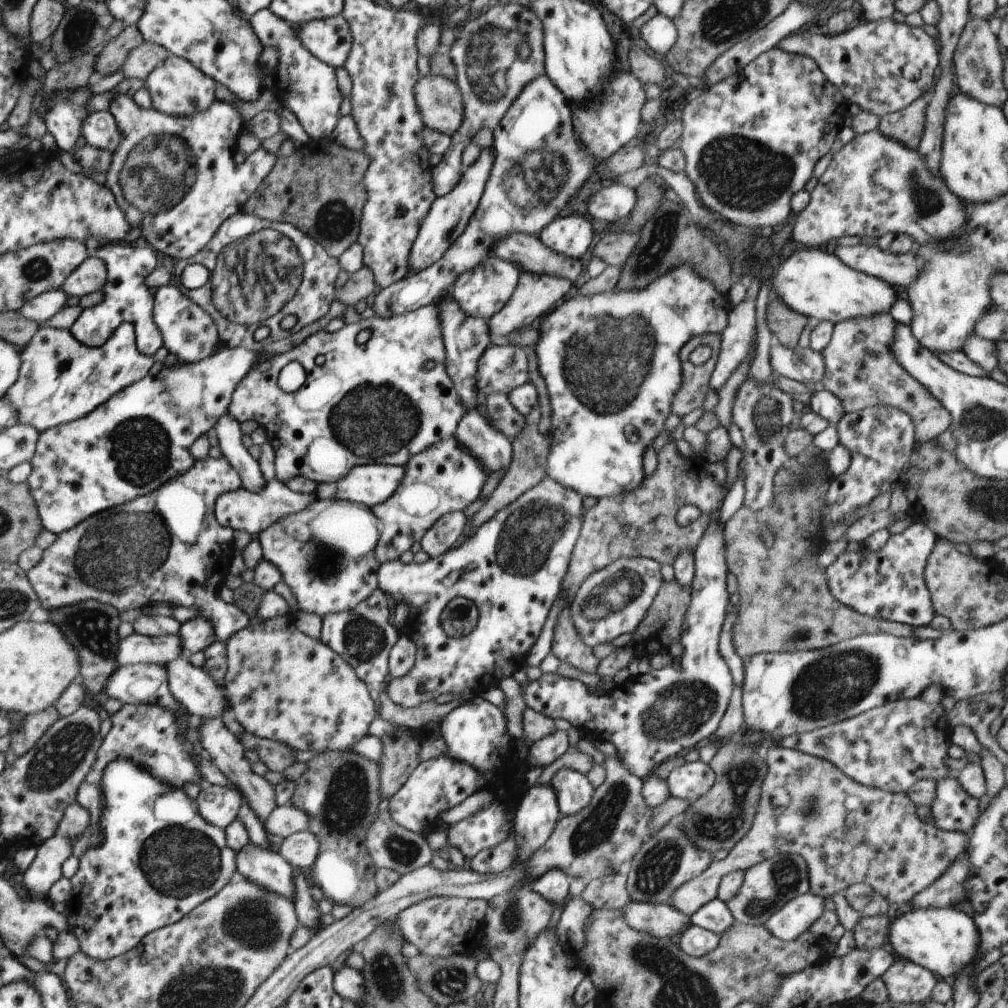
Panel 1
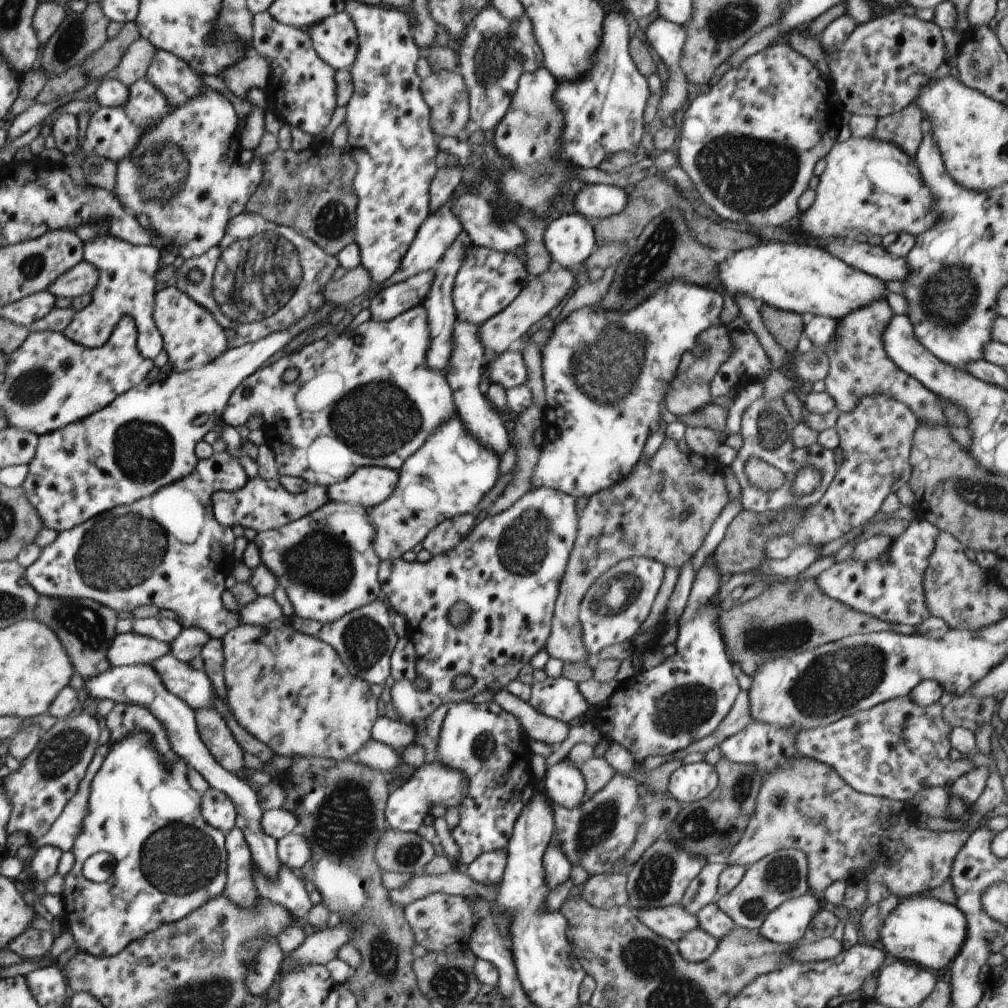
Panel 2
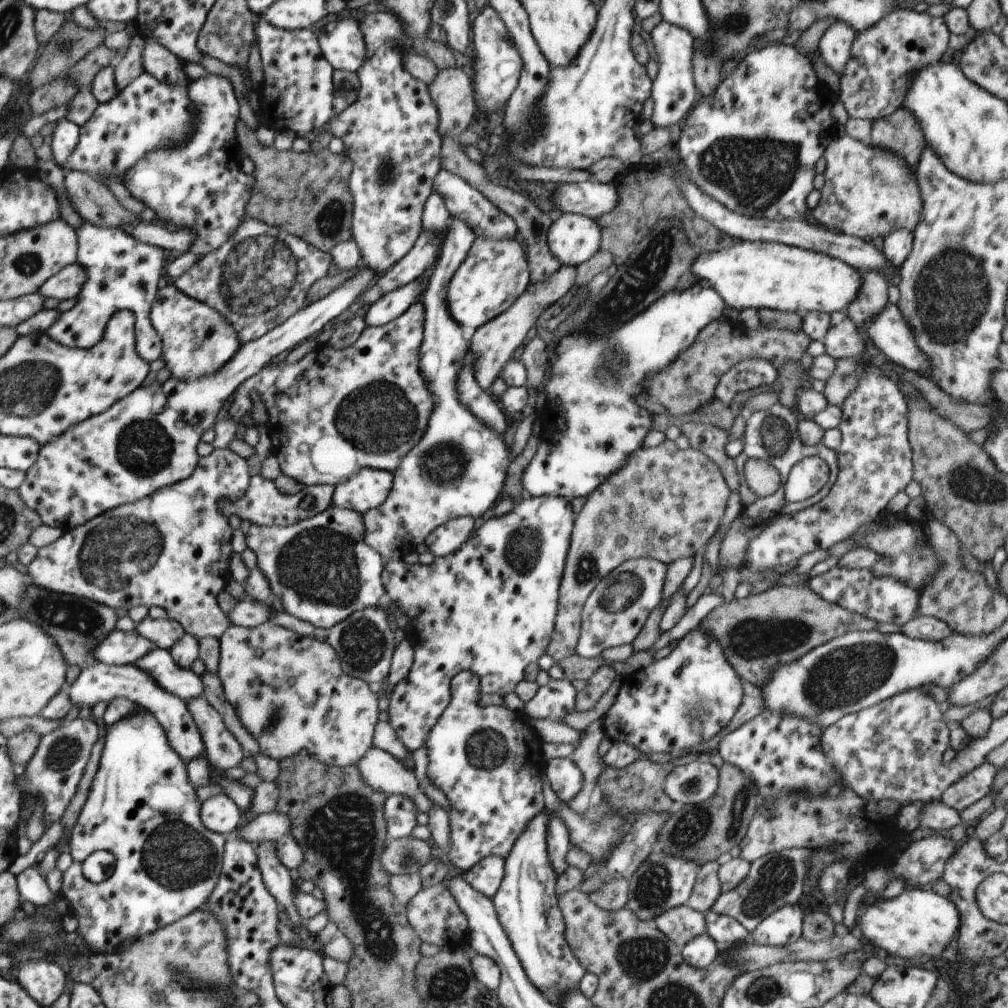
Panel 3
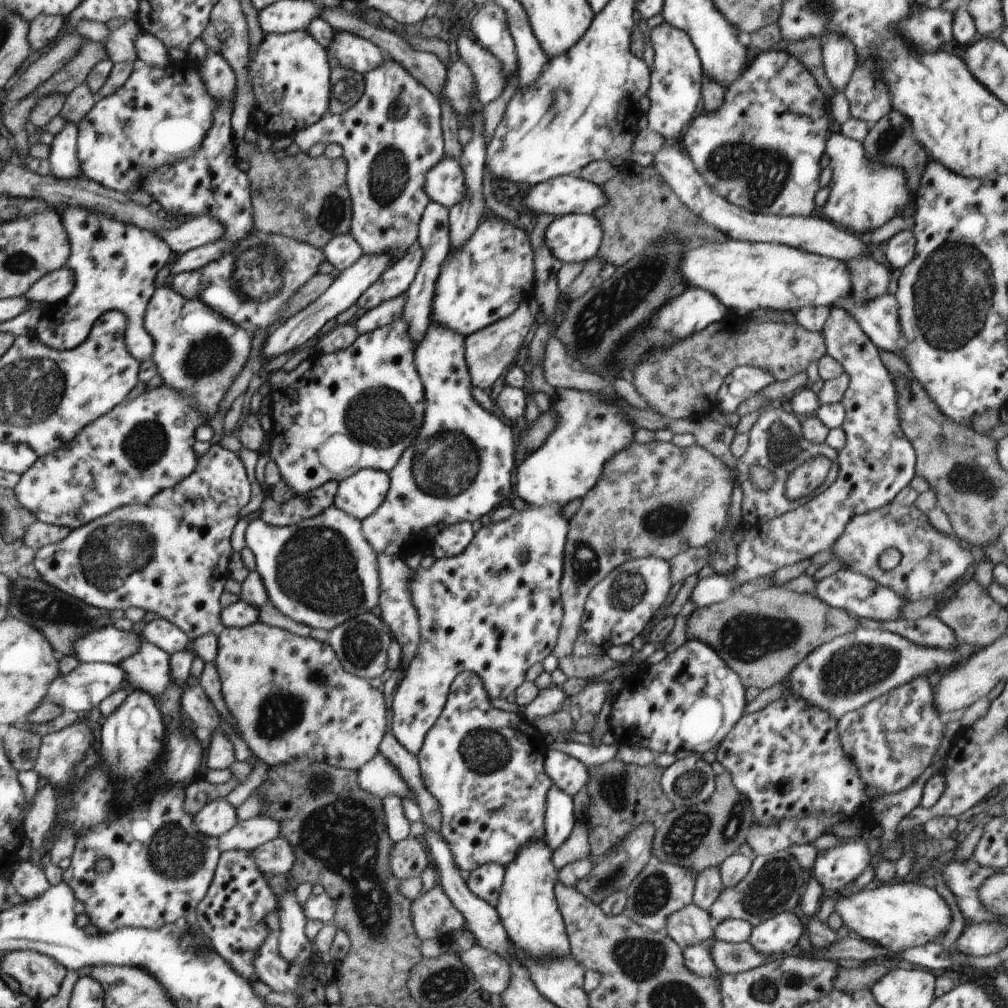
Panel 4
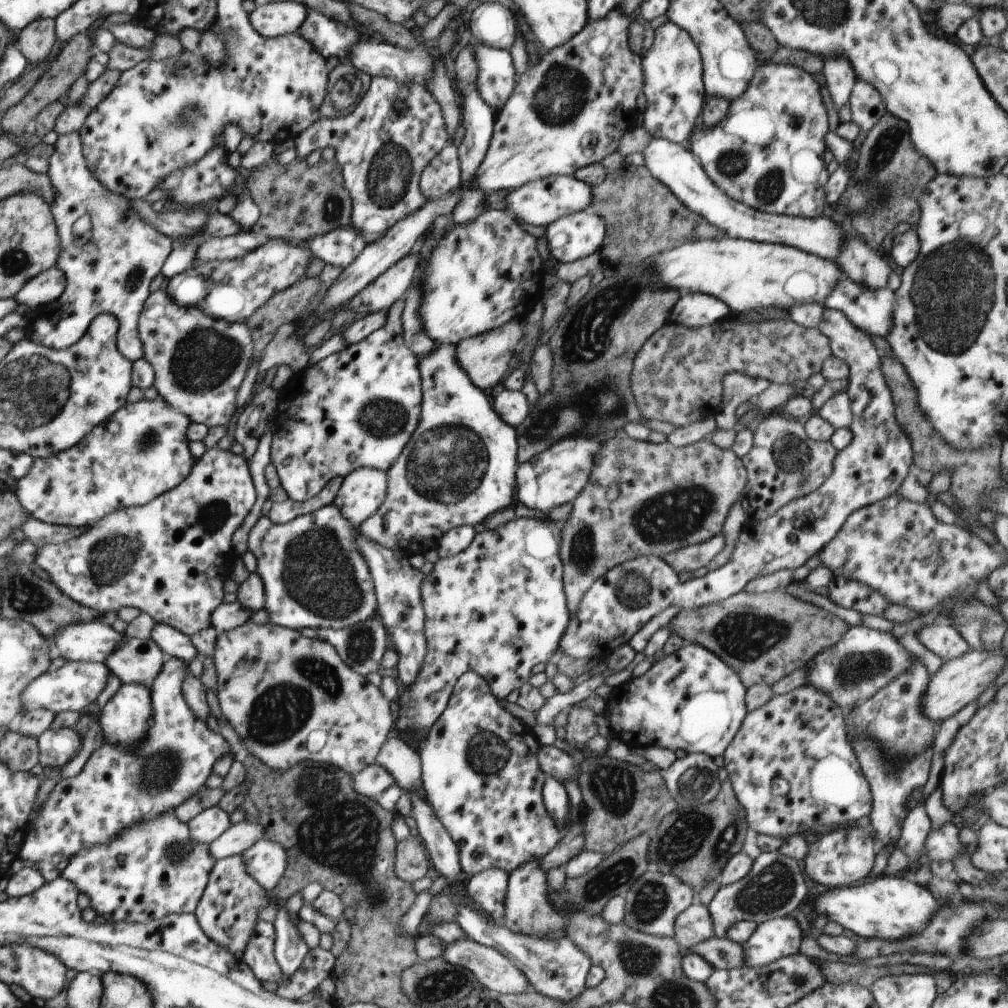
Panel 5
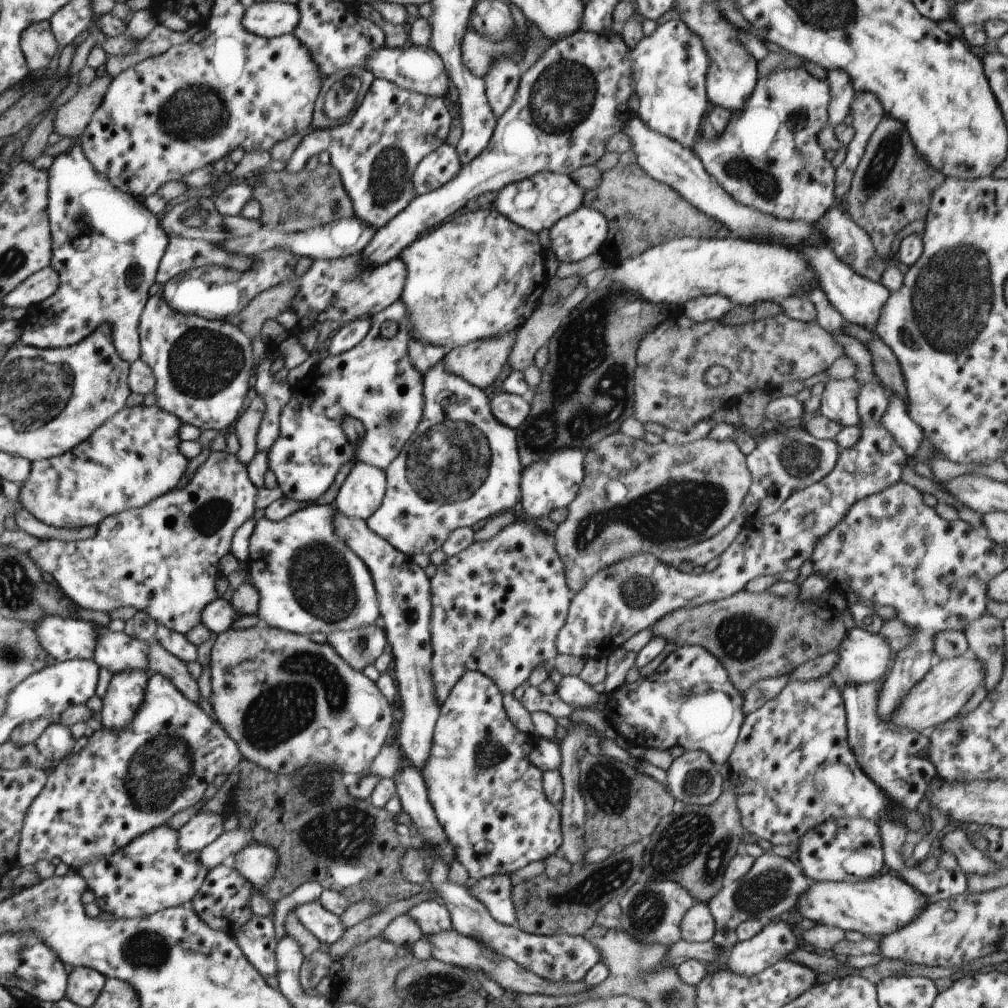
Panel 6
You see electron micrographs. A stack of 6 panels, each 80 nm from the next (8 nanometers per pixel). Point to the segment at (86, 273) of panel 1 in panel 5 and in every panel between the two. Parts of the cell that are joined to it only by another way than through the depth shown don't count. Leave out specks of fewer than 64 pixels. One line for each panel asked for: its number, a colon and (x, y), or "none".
2: (82, 279)
3: (67, 284)
4: (52, 288)
5: (42, 290)

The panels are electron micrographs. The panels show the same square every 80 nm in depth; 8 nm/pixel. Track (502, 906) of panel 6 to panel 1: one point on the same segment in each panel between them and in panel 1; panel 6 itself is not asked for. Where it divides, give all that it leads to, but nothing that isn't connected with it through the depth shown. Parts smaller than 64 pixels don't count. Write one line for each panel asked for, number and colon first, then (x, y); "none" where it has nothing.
1: (493, 860)
2: (488, 869)
3: (486, 877)
4: (486, 882)
5: (488, 889)

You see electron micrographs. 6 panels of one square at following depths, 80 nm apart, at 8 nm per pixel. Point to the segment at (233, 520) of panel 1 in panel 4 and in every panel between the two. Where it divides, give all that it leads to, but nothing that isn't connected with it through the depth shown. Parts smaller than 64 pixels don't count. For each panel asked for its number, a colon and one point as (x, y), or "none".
2: (261, 505)
3: (263, 504)
4: (287, 513)

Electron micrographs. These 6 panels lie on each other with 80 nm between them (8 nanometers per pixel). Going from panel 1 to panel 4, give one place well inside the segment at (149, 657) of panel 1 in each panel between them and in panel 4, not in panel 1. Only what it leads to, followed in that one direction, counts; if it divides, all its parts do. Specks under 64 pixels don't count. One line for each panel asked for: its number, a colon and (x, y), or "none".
2: (127, 649)
3: (118, 648)
4: (107, 644)

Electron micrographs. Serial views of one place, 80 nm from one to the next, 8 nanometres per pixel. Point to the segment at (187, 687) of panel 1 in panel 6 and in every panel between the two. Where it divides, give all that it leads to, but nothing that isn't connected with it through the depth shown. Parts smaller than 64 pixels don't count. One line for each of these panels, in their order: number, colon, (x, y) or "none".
2: (194, 687)
3: (158, 663)
4: (148, 670)
5: (135, 660)
6: (116, 651)

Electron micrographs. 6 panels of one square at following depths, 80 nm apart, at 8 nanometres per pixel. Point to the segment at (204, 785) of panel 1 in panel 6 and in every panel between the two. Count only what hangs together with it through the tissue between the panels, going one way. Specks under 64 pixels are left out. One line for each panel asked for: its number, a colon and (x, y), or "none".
2: (218, 811)
3: (219, 814)
4: (217, 817)
5: (209, 825)
6: (204, 828)

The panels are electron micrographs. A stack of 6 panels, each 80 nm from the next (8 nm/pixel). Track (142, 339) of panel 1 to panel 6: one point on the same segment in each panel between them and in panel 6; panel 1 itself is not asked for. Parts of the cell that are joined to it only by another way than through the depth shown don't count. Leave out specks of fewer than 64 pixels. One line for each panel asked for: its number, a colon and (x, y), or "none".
2: (126, 283)
3: (122, 273)
4: (115, 264)
5: (109, 255)
6: (106, 245)

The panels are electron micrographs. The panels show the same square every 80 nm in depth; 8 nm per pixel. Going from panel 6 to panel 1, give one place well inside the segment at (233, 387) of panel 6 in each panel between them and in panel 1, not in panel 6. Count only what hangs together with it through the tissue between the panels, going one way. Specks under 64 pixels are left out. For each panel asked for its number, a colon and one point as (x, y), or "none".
1: (188, 331)
2: (192, 337)
3: (197, 341)
4: (196, 351)
5: (199, 363)

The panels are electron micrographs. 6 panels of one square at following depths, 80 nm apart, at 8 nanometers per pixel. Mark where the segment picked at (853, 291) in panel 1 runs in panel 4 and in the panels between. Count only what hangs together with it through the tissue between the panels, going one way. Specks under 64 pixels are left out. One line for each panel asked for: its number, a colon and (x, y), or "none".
2: (803, 278)
3: (753, 275)
4: (744, 275)

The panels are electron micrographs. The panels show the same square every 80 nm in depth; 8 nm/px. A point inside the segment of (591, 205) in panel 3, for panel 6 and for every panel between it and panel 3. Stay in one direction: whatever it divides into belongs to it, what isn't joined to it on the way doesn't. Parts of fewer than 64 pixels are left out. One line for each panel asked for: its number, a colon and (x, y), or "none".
4: (567, 194)
5: (540, 202)
6: (536, 203)

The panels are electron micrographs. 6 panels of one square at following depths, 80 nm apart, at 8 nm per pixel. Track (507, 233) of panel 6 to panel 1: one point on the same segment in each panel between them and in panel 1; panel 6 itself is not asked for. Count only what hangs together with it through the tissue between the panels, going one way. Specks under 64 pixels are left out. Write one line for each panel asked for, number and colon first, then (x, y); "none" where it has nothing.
1: (482, 292)
2: (489, 281)
3: (495, 273)
4: (484, 281)
5: (480, 276)

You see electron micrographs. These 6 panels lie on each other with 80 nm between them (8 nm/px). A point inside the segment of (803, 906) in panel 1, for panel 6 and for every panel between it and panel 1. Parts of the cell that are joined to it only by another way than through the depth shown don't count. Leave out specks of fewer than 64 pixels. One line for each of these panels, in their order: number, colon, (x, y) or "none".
2: (787, 924)
3: (784, 927)
4: (776, 936)
5: (780, 937)
6: (776, 940)

